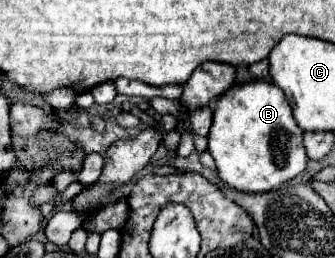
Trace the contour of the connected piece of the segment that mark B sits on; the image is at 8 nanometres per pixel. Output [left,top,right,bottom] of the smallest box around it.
[208,82,308,194]

